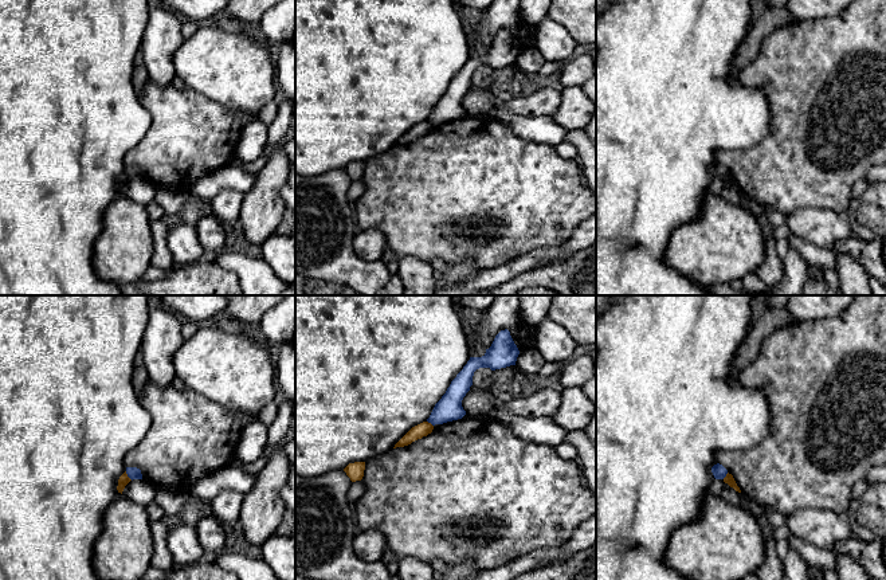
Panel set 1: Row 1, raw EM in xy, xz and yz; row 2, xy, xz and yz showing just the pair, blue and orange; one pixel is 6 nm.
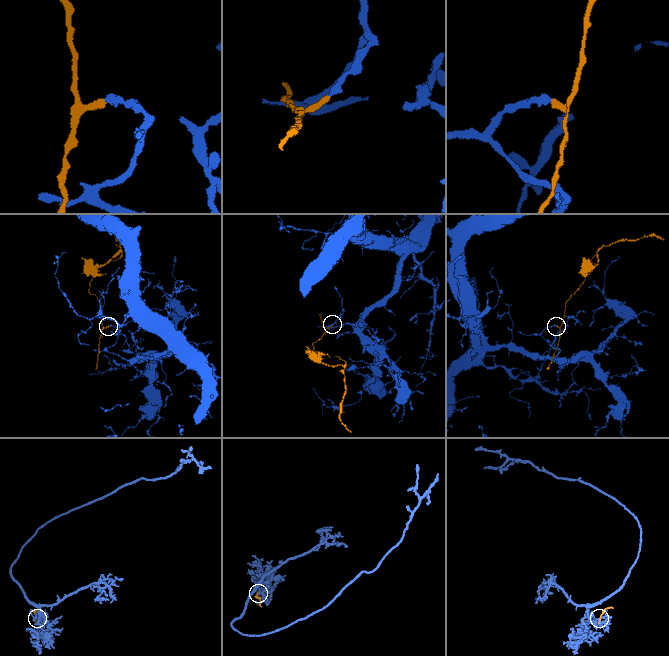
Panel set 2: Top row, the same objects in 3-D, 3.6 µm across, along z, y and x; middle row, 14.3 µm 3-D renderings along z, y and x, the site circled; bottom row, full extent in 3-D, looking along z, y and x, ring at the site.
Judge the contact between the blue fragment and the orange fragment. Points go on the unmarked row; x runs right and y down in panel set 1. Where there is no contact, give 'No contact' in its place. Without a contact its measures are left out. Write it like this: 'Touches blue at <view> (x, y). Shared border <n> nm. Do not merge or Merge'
Touches blue at xy (128, 175). Shared border 70 nm. Do not merge

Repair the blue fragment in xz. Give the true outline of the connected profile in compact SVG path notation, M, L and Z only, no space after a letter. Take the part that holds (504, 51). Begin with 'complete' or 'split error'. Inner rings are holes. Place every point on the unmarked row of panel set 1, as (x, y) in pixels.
complete; M507 28L501 30L482 56L470 56L463 68L451 81L446 93L435 103L427 121L435 125L462 118L466 114L462 99L473 85L474 71L479 67L495 70L515 64L518 54L520 50L514 43L510 31Z

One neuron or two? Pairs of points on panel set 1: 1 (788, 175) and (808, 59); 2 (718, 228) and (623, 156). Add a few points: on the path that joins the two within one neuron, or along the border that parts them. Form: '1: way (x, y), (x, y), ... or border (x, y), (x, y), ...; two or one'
1: way (800, 147), (808, 106), (808, 87); one
2: border (709, 194), (701, 212), (673, 232); two

